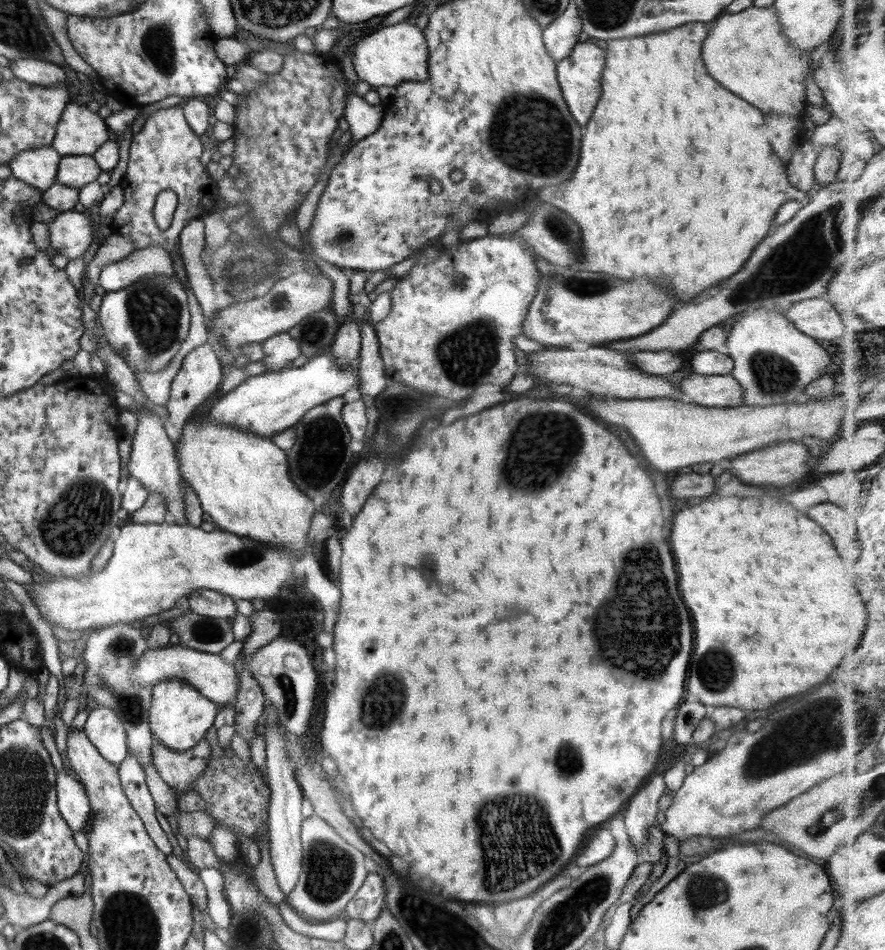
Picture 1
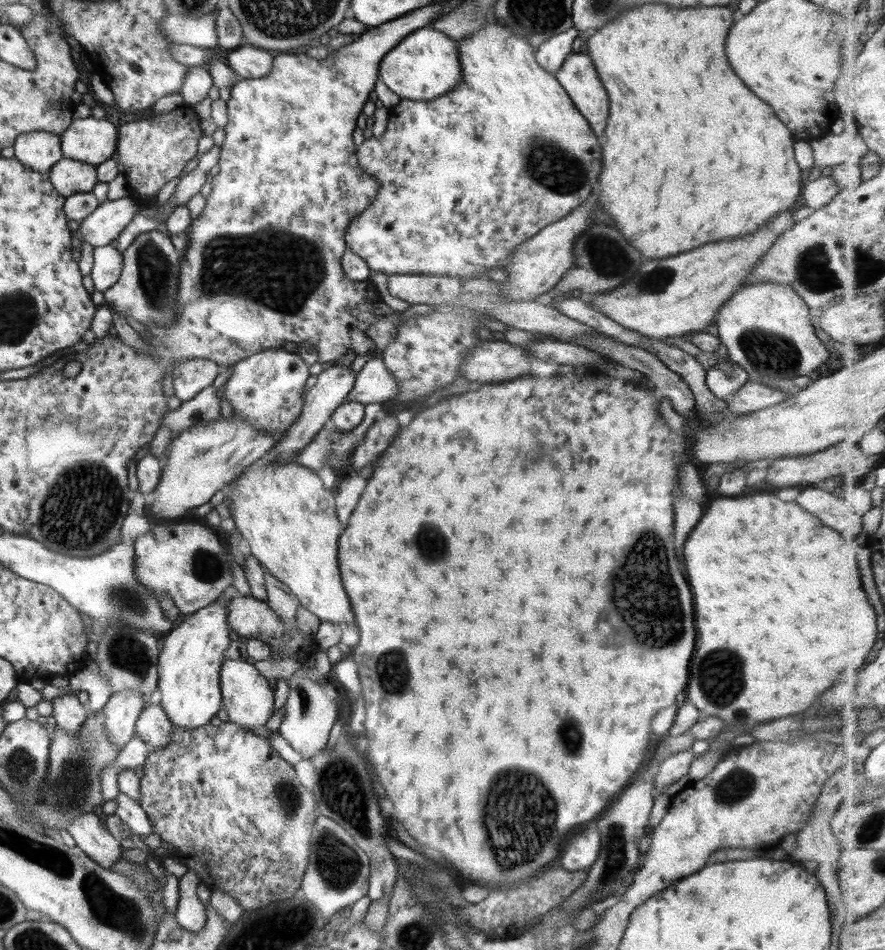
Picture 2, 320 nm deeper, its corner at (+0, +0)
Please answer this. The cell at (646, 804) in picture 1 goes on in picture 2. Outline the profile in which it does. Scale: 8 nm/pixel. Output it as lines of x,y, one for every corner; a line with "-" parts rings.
691,749
674,754
659,763
659,770
654,777
654,793
656,795
663,794
673,782
680,777
688,774
690,764
696,758

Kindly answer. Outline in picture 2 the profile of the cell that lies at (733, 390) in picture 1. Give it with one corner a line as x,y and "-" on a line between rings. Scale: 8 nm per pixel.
748,380
739,388
730,400
726,400
729,412
736,415
746,415
780,404
788,395
781,390
766,386
756,380

